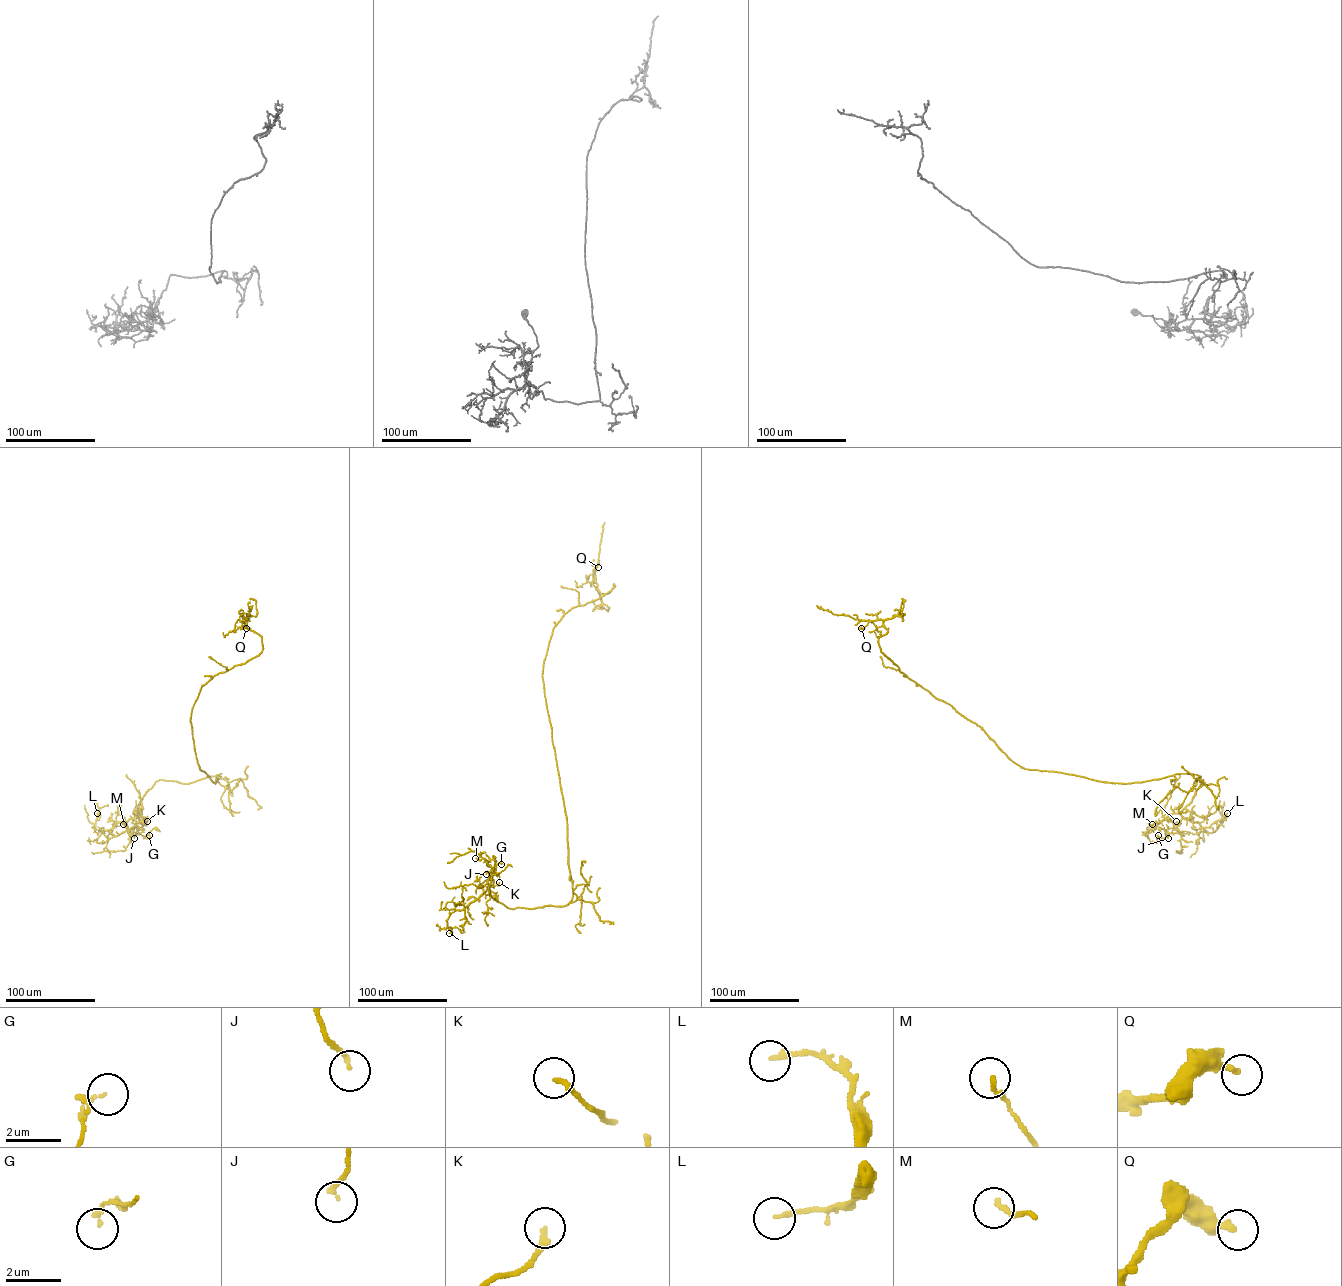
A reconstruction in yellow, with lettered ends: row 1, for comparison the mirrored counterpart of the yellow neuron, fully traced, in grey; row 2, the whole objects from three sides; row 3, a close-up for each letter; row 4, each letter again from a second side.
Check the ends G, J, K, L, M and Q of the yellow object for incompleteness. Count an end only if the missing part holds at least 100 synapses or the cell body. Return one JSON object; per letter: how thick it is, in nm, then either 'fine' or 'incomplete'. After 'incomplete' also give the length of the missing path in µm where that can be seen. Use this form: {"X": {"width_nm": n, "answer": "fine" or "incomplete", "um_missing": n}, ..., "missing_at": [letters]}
{"G": {"width_nm": 120, "answer": "fine"}, "J": {"width_nm": 160, "answer": "fine"}, "K": {"width_nm": 200, "answer": "fine"}, "L": {"width_nm": 160, "answer": "fine"}, "M": {"width_nm": 170, "answer": "fine"}, "Q": {"width_nm": 240, "answer": "fine"}, "missing_at": []}

